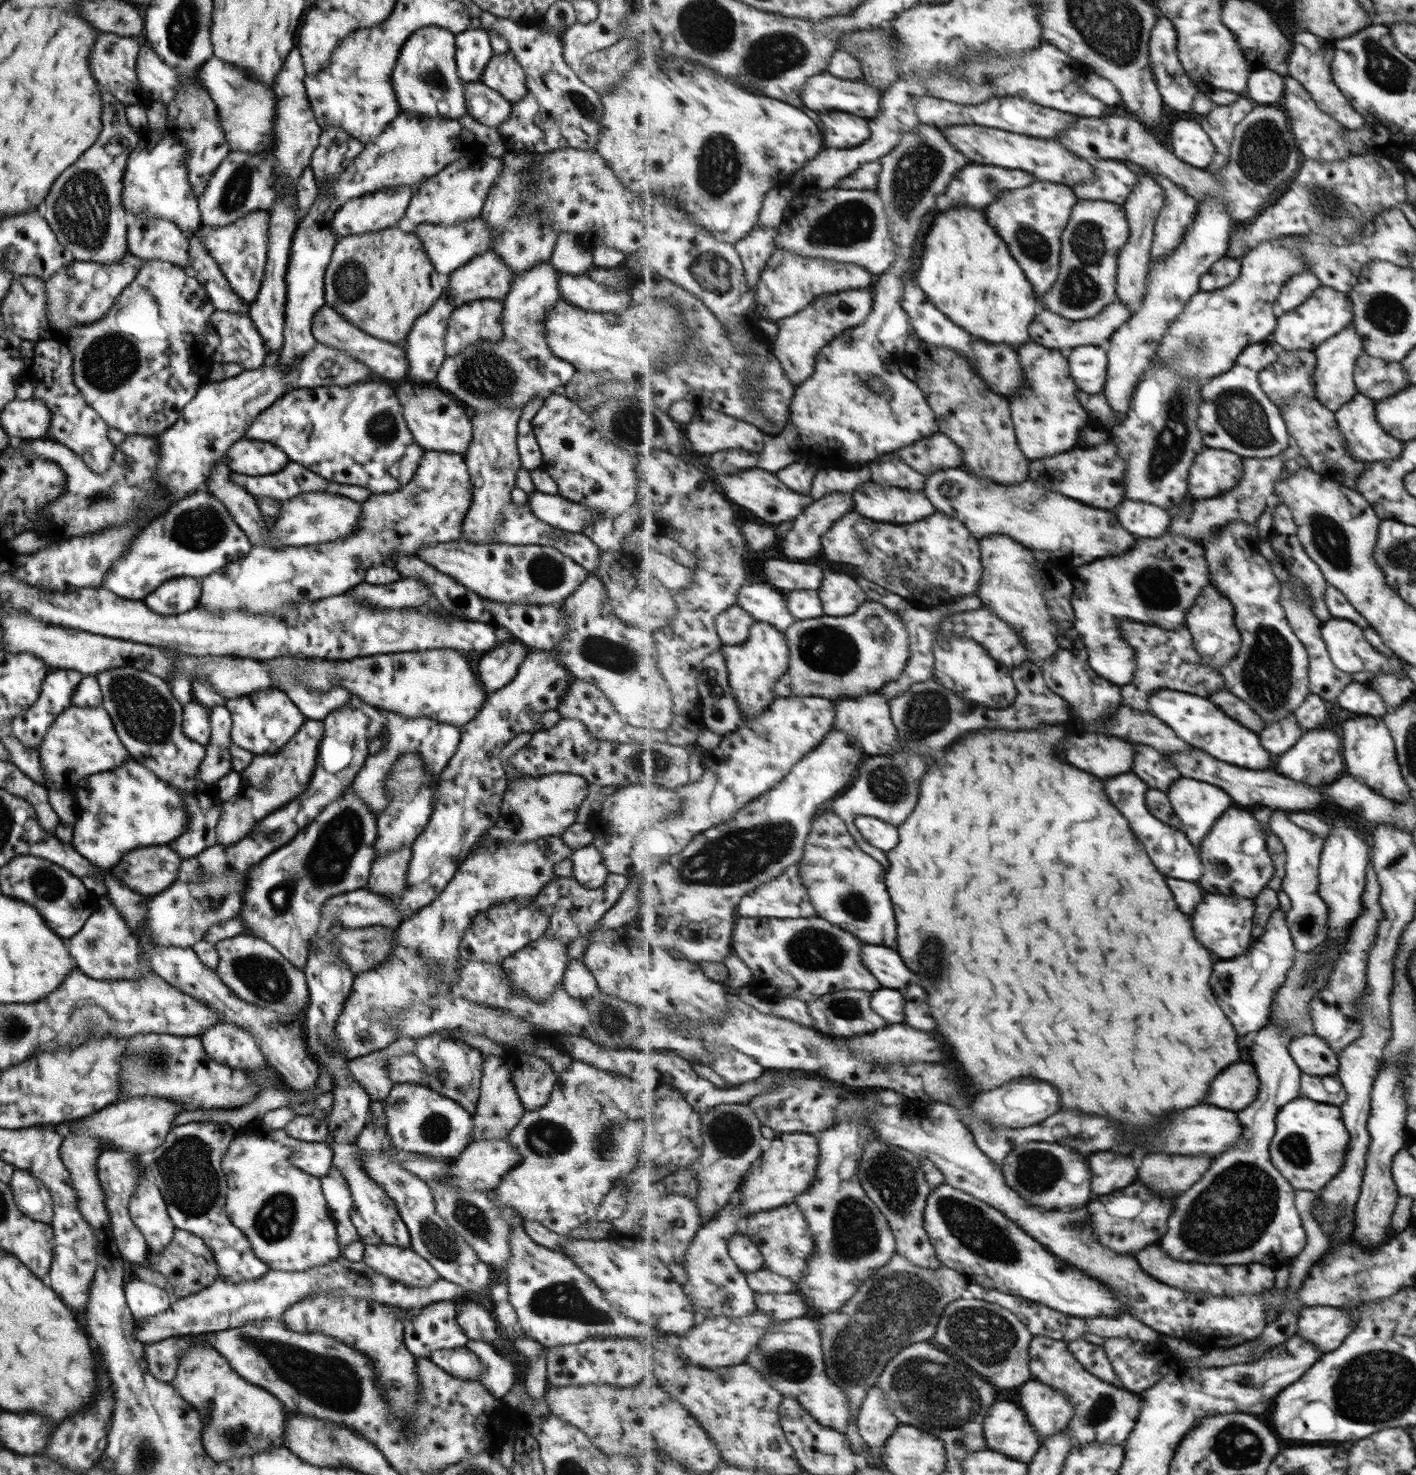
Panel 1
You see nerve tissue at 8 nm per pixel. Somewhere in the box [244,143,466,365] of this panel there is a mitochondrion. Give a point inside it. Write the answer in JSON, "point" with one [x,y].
{"point":[351,282]}

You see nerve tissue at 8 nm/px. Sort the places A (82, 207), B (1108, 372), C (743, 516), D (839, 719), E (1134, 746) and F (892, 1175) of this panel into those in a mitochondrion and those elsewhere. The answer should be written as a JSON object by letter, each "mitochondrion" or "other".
{"A":"mitochondrion","B":"other","C":"other","D":"other","E":"other","F":"mitochondrion"}

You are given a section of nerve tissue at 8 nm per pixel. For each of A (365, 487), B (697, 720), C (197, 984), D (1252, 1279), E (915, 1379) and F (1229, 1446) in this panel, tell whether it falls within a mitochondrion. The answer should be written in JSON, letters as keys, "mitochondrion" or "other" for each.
{"A":"other","B":"other","C":"mitochondrion","D":"other","E":"mitochondrion","F":"mitochondrion"}

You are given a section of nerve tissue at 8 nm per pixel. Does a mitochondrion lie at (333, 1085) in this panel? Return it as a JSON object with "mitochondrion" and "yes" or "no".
{"mitochondrion":"no"}

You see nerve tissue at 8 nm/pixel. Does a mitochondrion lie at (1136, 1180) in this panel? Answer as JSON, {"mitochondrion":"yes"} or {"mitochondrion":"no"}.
{"mitochondrion":"no"}

